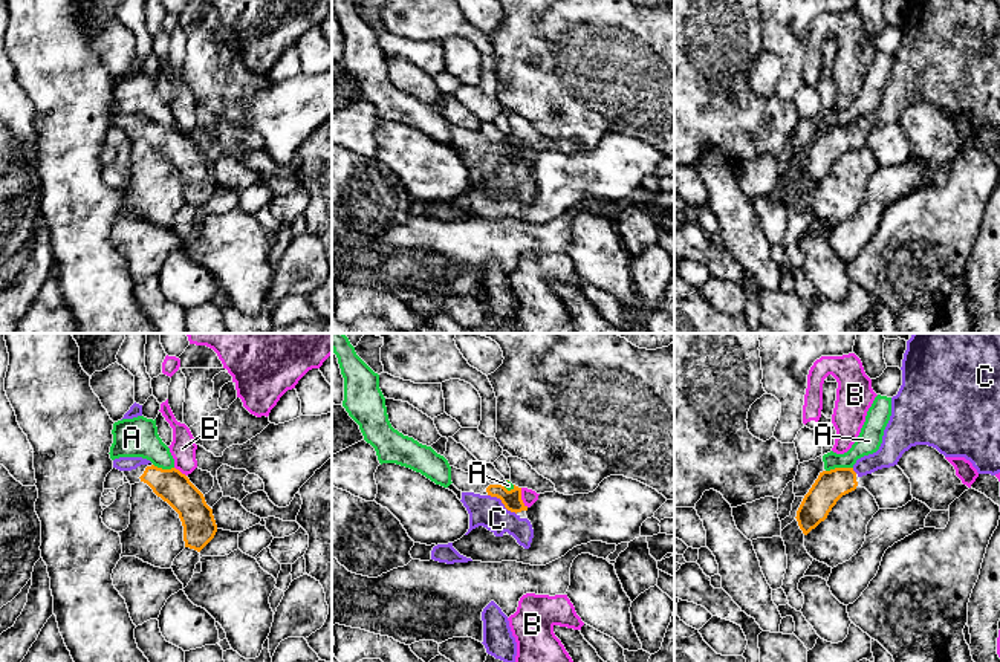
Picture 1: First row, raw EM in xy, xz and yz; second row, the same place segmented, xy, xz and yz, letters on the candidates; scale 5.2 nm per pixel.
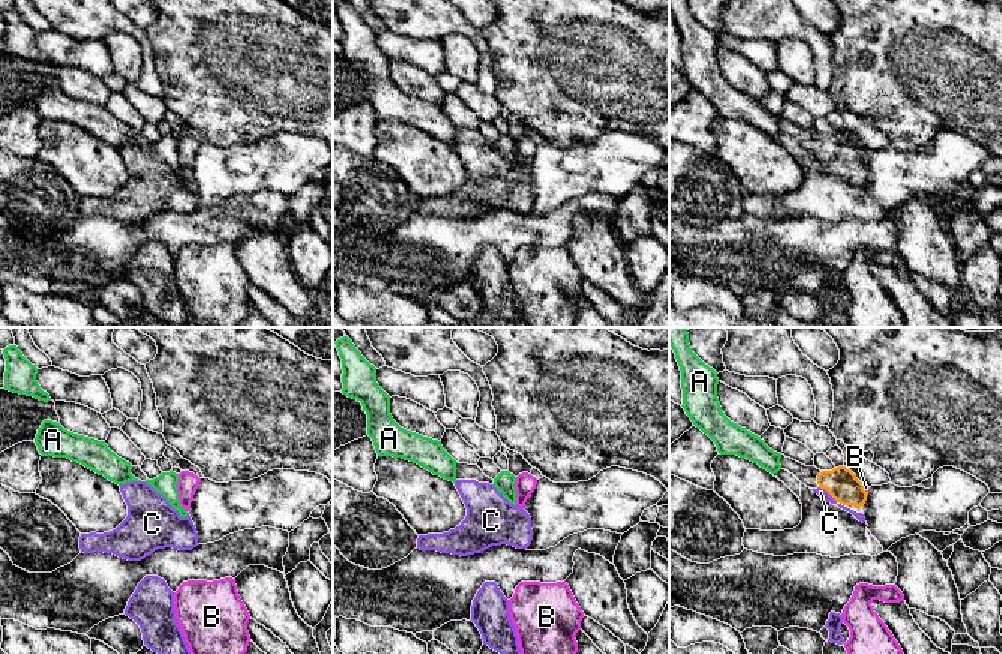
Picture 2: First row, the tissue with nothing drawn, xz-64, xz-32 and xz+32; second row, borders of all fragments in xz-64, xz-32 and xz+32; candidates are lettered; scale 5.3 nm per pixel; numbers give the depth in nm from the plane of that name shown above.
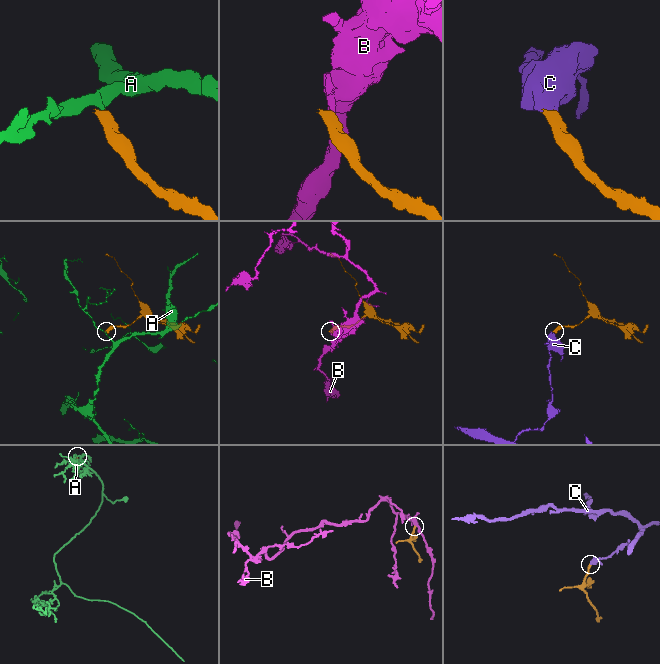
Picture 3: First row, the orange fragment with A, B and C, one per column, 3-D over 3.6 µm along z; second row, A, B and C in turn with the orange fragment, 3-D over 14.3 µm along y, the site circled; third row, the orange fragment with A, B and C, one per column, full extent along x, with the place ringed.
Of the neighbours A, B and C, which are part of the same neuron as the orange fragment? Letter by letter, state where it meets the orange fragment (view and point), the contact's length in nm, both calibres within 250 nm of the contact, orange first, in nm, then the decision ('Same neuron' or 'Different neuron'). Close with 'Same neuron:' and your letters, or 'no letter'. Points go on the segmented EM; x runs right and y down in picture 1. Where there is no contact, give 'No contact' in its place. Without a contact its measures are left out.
A: Touches orange at yz (838, 468). Shared border 150 nm. Thickness 160 nm (orange) against 130 nm. Different neuron
B: Touches orange at xz (520, 497). Shared border 110 nm. Thickness 100 nm (orange) against 80 nm. Different neuron
C: Touches orange at xz (502, 502). Shared border 190 nm. Thickness 100 nm (orange) against 170 nm. Same neuron
Same neuron: C

